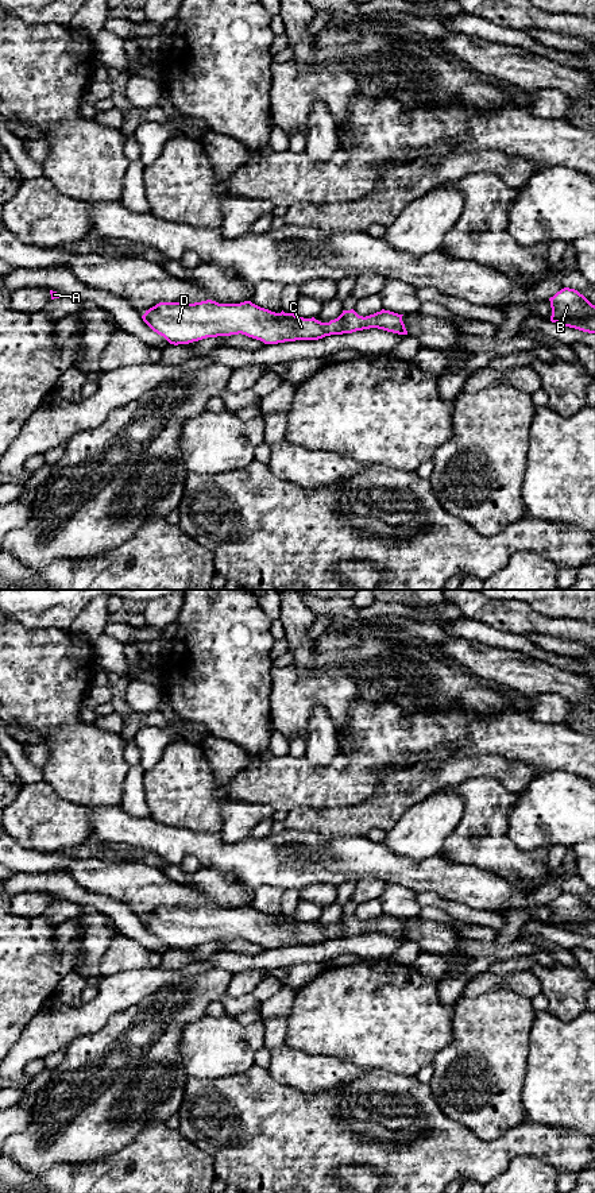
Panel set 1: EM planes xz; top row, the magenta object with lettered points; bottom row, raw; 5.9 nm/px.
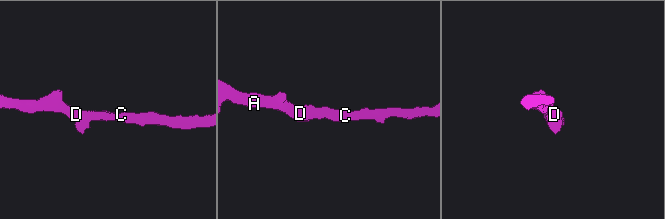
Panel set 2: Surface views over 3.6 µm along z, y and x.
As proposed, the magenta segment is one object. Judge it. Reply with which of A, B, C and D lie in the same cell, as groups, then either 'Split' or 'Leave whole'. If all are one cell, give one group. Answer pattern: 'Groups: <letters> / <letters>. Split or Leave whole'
Groups: A B C D. Leave whole

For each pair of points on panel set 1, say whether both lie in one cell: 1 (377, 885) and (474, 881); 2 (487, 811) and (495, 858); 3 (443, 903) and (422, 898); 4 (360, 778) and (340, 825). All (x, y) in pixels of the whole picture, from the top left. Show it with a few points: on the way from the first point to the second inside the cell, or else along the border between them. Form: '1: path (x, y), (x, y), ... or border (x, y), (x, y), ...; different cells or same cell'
1: border (356, 880), (364, 876), (377, 876), (387, 883); different cells
2: path (487, 823), (493, 834), (493, 846); same cell
3: path (437, 900), (428, 899); same cell
4: border (375, 788), (358, 803), (317, 809); different cells

